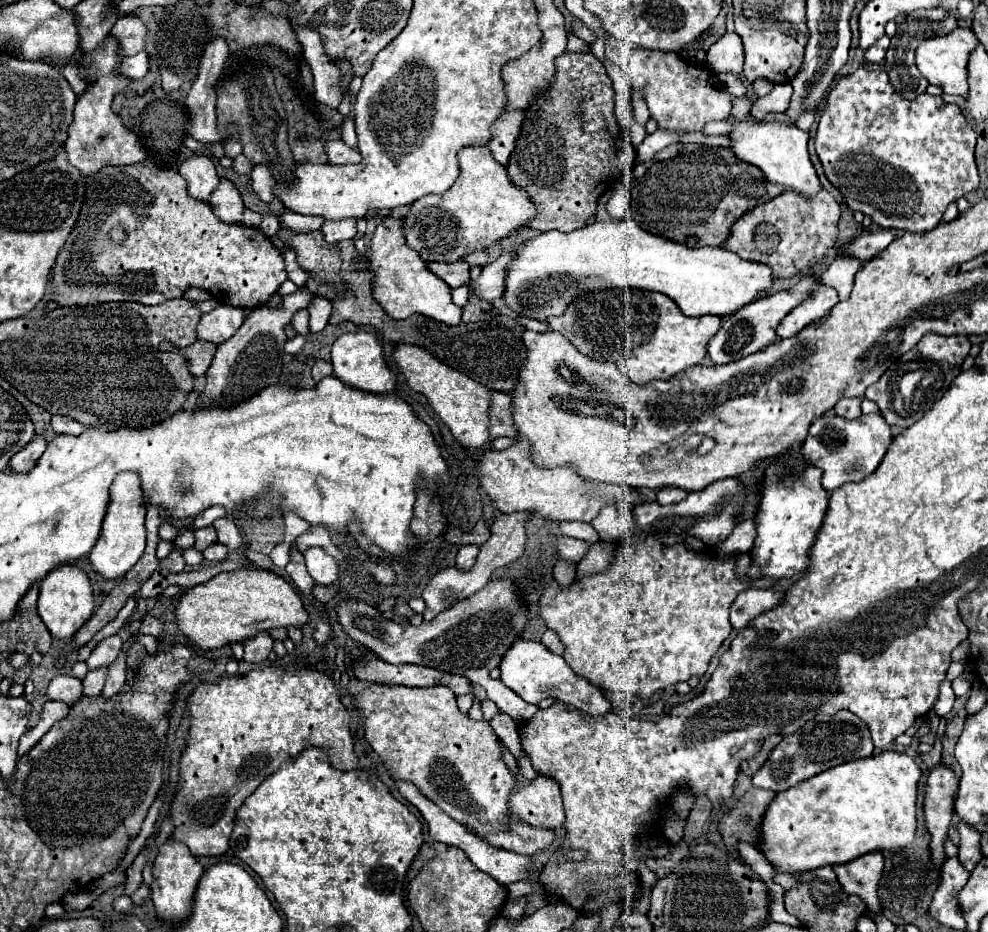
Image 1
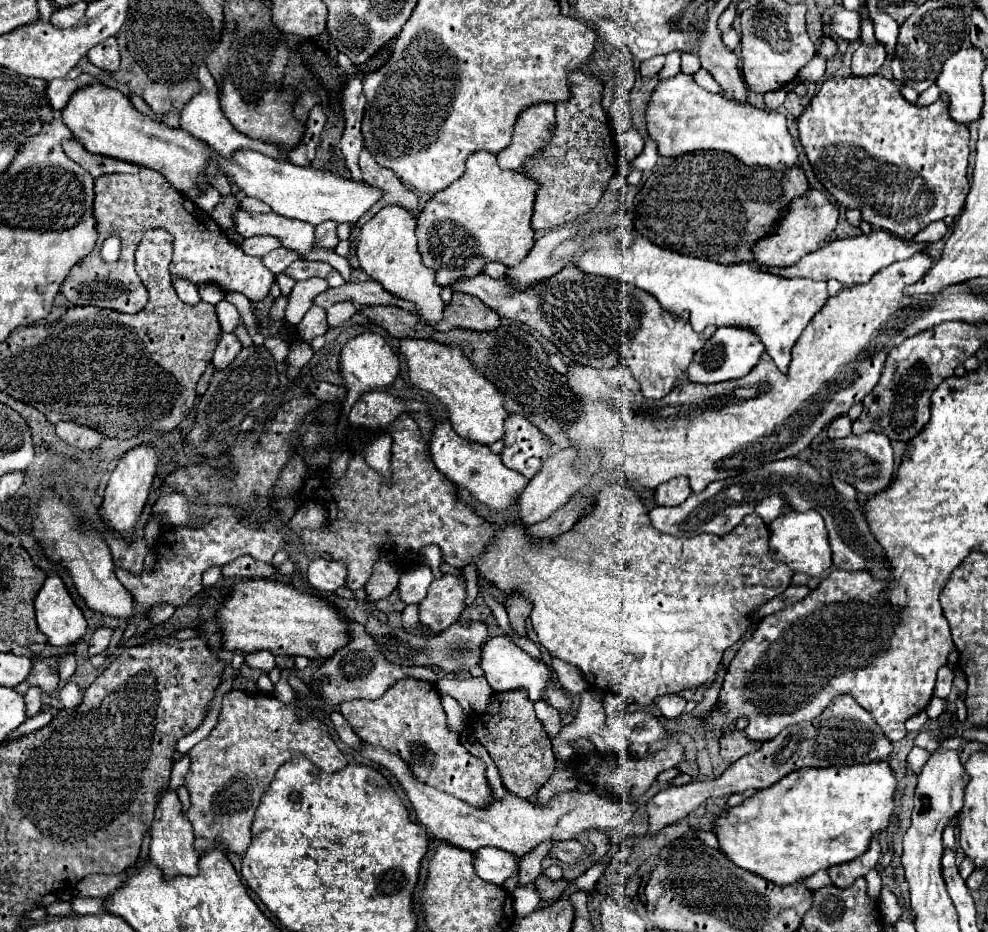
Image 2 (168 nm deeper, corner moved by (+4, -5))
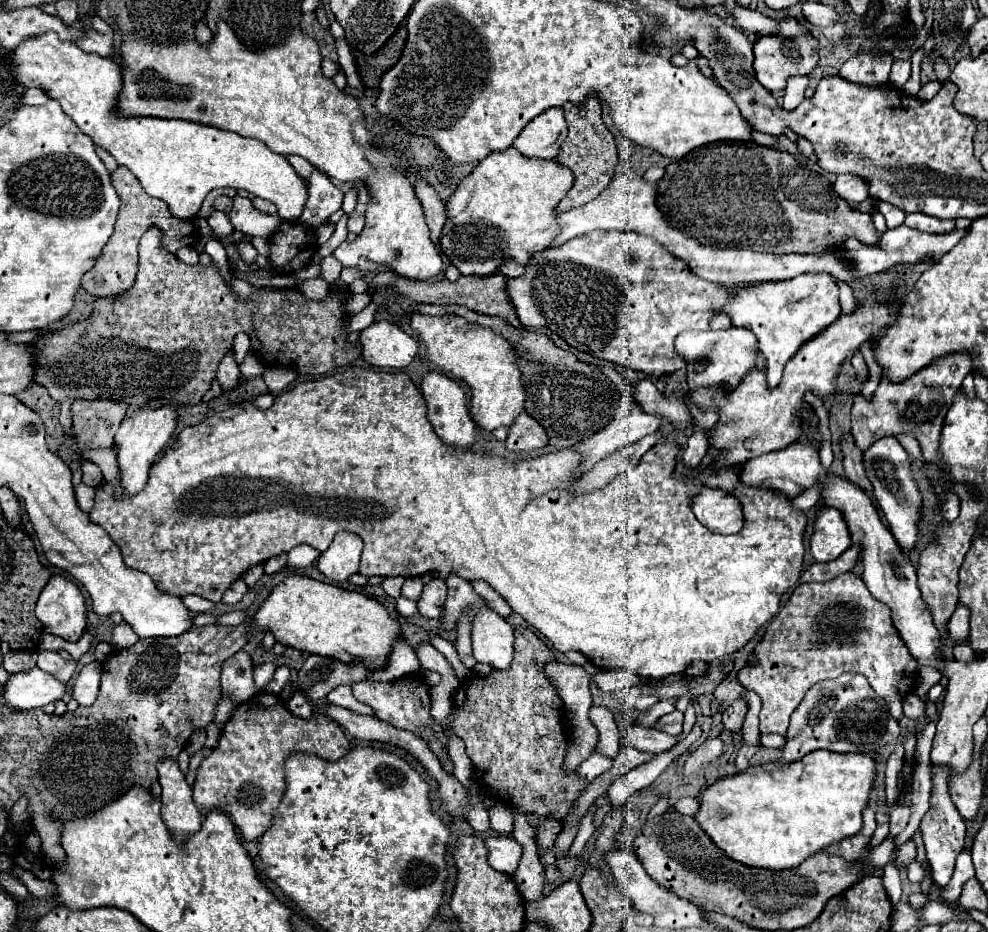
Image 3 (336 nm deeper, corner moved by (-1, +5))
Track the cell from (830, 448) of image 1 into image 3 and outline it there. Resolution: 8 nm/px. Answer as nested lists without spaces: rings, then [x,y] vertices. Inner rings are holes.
[[[883,436],[873,446],[869,446],[869,450],[863,452],[863,466],[865,466],[867,478],[871,480],[875,488],[875,498],[877,502],[881,502],[881,510],[885,512],[885,518],[889,520],[889,528],[893,536],[897,536],[899,546],[907,554],[915,546],[917,536],[919,536],[917,518],[919,518],[919,506],[921,506],[921,496],[911,476],[909,454],[905,452],[905,448],[899,444],[897,438]]]

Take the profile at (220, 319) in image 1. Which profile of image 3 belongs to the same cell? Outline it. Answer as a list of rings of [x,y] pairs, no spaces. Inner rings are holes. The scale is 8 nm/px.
[[[231,348],[231,350],[221,358],[221,362],[219,362],[217,380],[219,380],[219,384],[221,384],[223,390],[231,390],[231,388],[235,386],[237,378],[239,378],[239,366],[237,366],[237,362],[235,362],[235,352],[233,352],[233,348]]]

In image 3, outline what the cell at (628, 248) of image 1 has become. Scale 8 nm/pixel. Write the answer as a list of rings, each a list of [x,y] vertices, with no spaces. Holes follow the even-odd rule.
[[[825,272],[799,274],[789,280],[757,282],[727,290],[729,298],[721,310],[731,318],[733,326],[747,328],[757,336],[759,350],[767,360],[767,382],[771,388],[781,382],[785,362],[799,350],[799,346],[825,330],[825,326],[829,326],[829,322],[841,314],[835,280]]]

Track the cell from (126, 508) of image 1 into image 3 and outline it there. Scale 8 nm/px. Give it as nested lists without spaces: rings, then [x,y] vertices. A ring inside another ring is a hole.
[[[159,408],[159,410],[139,410],[131,416],[125,416],[117,434],[115,434],[115,454],[119,464],[119,482],[125,496],[139,494],[139,490],[149,480],[149,470],[157,456],[161,454],[163,446],[169,444],[173,430],[175,430],[177,414],[173,408]]]

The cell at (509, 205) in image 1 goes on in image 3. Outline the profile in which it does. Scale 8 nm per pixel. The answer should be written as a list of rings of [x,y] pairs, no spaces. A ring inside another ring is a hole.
[[[515,148],[503,152],[487,154],[469,176],[465,176],[457,190],[445,204],[447,222],[441,232],[439,244],[443,254],[461,274],[475,274],[475,276],[489,276],[495,270],[489,268],[487,260],[495,260],[497,268],[505,258],[515,260],[517,264],[525,266],[535,252],[549,248],[553,238],[559,234],[559,226],[555,222],[555,206],[563,198],[563,194],[573,184],[573,174],[569,168],[559,166],[555,160],[529,160],[521,156]]]

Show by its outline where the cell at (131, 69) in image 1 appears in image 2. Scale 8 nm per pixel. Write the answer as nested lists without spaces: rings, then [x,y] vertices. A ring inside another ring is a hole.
[[[82,74],[76,80],[70,80],[70,78],[50,80],[46,88],[46,96],[48,96],[48,102],[52,104],[52,110],[62,110],[74,90],[78,90],[84,84],[92,84],[92,82],[96,82],[96,78],[90,74]]]

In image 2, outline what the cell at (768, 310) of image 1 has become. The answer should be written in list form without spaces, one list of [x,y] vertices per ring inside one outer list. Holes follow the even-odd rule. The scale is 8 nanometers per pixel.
[[[718,328],[716,334],[704,344],[704,348],[700,352],[696,352],[696,356],[692,358],[692,362],[684,374],[688,376],[690,382],[696,382],[696,384],[714,384],[714,382],[742,378],[756,366],[762,352],[764,352],[762,342],[750,330]]]

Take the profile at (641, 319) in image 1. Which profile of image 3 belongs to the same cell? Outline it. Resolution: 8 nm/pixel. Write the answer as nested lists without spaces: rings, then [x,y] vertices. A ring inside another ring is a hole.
[[[591,232],[577,236],[559,248],[547,248],[539,254],[533,254],[525,264],[523,276],[507,278],[507,292],[523,326],[549,328],[569,346],[581,352],[655,378],[665,376],[657,374],[659,368],[663,370],[669,366],[671,372],[673,368],[681,368],[683,362],[673,346],[677,334],[689,330],[721,330],[731,326],[729,318],[719,312],[727,298],[727,290],[723,286],[697,278],[691,274],[685,262],[673,258],[673,254],[669,254],[663,246],[657,246],[657,242],[651,238],[631,232]]]

